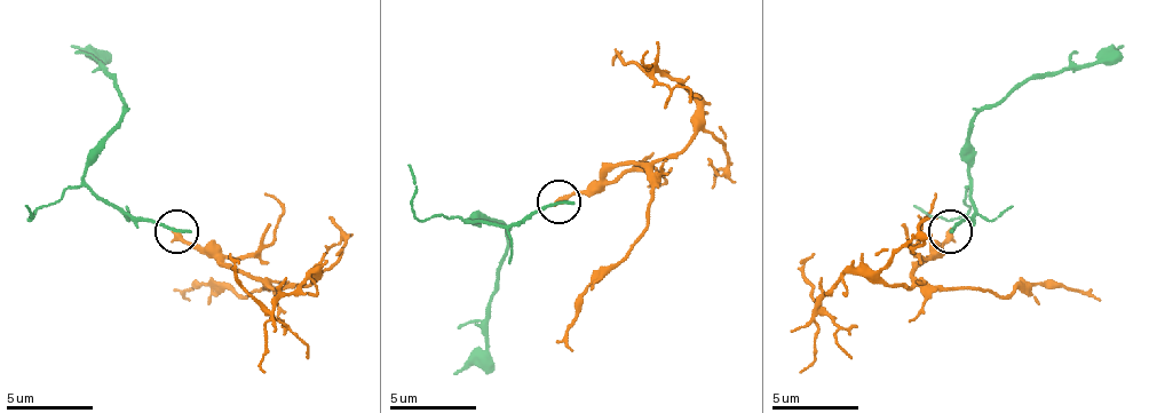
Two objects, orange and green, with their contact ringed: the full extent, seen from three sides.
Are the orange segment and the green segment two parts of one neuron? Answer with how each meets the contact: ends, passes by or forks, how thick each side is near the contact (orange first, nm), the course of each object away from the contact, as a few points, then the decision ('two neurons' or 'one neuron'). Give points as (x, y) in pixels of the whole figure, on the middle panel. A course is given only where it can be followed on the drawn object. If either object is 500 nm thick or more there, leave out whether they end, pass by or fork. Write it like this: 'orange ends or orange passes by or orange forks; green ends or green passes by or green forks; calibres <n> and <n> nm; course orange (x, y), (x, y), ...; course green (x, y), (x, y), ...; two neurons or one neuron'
orange ends; green ends; calibres 320 and 200 nm; course orange (557, 200), (618, 166), (674, 157), (691, 135), (696, 101), (674, 79), (618, 54), (613, 66); course green (557, 200), (493, 227), (467, 222), (497, 222), (506, 230), (506, 247), (493, 283), (484, 342), (454, 373); two neurons

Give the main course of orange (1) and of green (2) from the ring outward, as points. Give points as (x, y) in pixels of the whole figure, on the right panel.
1: (949, 232), (914, 271), (906, 288), (850, 271), (819, 306), (802, 276), (815, 254)
2: (949, 232), (975, 207), (971, 181), (971, 125), (980, 112), (997, 108), (1031, 77), (1092, 64), (1122, 47)

